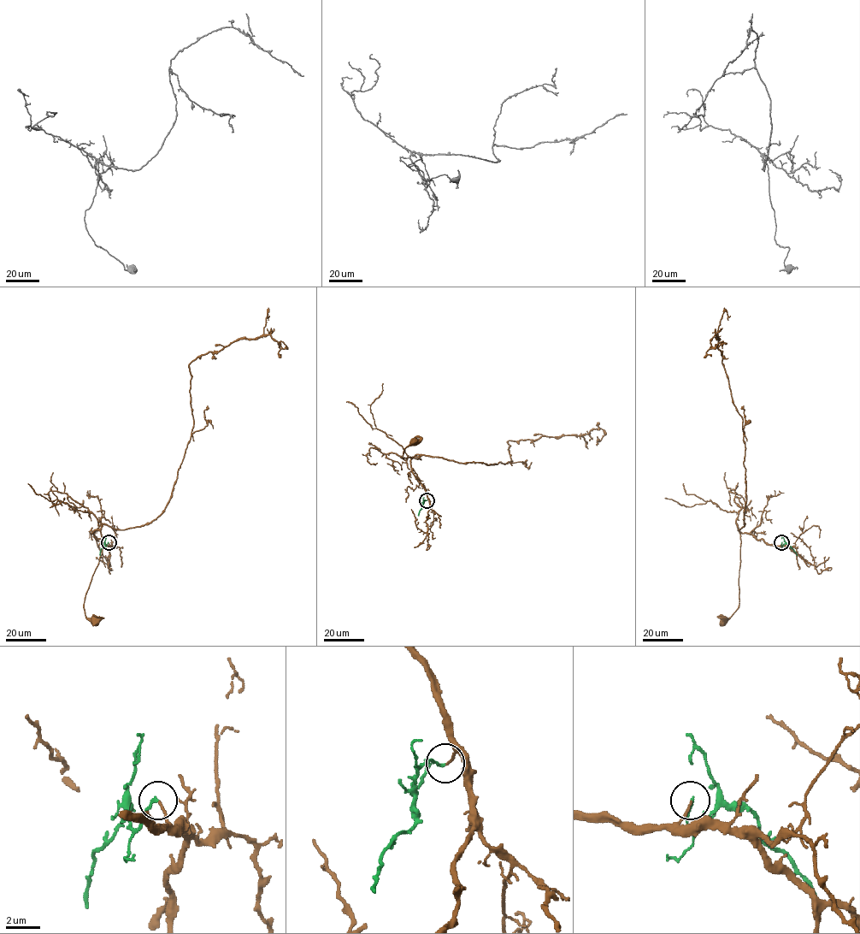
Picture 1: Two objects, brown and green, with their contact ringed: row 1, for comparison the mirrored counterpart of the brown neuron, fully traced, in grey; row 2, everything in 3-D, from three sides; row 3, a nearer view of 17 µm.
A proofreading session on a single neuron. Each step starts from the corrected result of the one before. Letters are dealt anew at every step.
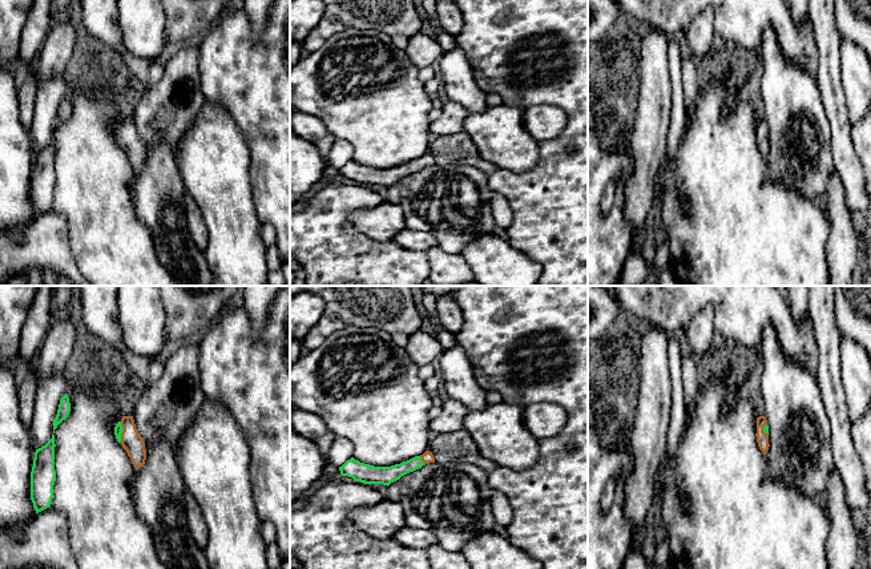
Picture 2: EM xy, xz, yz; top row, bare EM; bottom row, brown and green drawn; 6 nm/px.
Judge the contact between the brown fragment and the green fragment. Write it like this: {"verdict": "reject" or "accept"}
{"verdict": "accept"}

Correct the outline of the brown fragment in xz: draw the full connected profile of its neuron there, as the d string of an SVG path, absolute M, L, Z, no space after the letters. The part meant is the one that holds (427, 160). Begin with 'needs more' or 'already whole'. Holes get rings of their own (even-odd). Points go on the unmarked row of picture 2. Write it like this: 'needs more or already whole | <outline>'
needs more | M426 153L420 158L415 158L407 164L391 169L374 169L351 160L342 169L339 169L339 173L342 178L352 179L355 183L370 187L383 186L388 189L391 185L399 182L402 178L414 174L430 165L435 165L435 160L432 154Z

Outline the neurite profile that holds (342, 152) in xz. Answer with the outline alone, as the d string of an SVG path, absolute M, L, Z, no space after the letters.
M335 138L327 158L327 165L339 170L352 160L352 156L352 145L346 140Z

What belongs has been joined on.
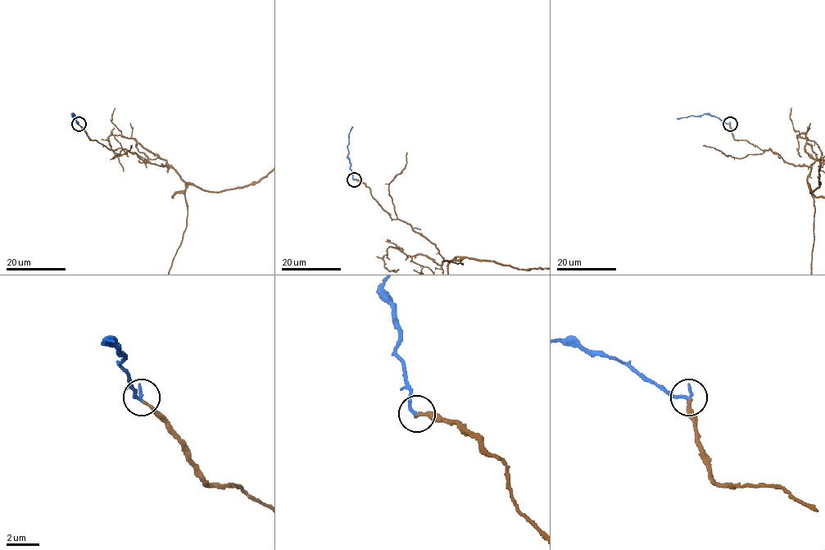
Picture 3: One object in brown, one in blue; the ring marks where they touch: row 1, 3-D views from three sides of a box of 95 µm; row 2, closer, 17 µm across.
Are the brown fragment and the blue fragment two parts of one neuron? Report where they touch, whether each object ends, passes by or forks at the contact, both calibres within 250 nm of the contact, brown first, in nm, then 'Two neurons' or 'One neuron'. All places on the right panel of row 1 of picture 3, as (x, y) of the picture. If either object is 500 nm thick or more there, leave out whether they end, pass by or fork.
Place: (730, 124). At the ring brown ends. At the ring blue ends. Thickness 170 nm (brown) against 240 nm. One neuron

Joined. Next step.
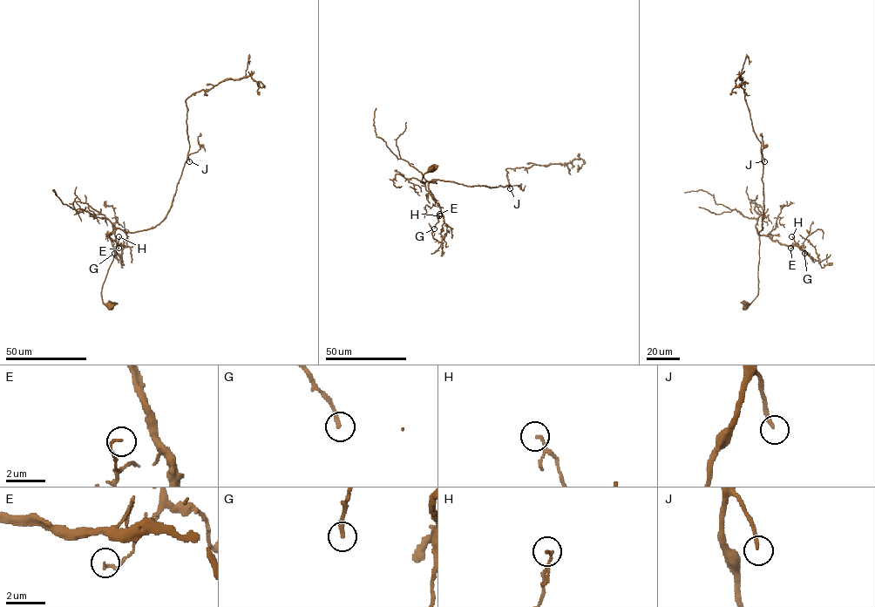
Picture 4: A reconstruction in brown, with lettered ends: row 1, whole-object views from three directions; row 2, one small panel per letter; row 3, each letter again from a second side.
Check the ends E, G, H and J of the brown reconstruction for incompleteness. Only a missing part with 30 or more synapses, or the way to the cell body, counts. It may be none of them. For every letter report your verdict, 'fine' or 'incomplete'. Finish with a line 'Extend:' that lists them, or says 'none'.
E: fine
G: fine
H: fine
J: incomplete
Extend: J

